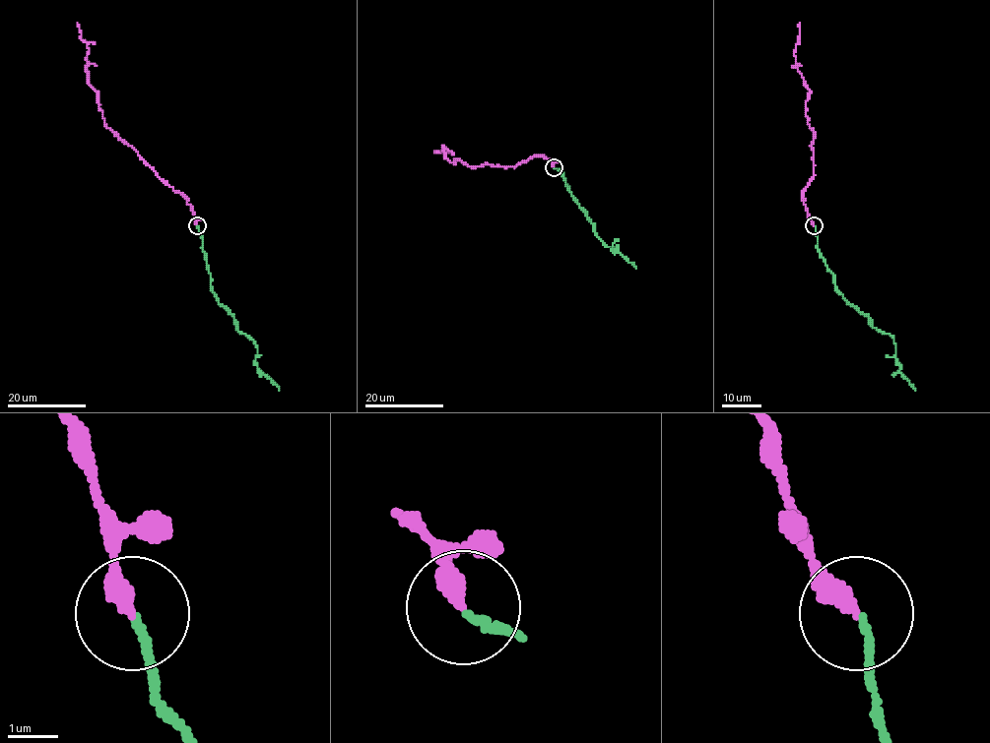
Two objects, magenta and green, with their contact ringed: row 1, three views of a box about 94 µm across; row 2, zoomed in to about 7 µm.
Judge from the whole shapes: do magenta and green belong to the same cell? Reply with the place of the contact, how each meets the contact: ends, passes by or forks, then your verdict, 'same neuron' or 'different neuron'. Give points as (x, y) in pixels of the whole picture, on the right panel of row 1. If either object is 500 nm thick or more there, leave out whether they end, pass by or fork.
place (814, 225); magenta ends; green ends; same neuron

